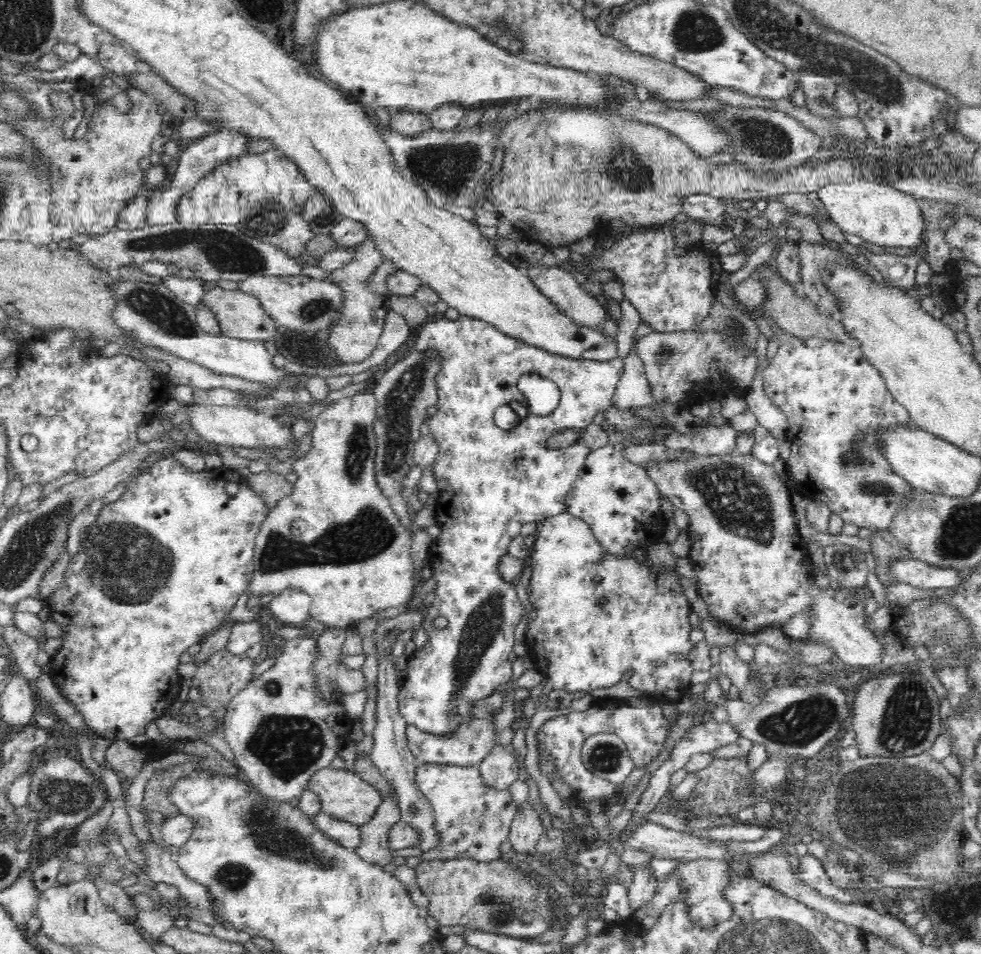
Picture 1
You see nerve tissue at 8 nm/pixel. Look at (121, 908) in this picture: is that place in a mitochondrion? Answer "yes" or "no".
no

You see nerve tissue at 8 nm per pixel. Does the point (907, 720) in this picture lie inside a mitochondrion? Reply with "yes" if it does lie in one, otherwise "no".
yes

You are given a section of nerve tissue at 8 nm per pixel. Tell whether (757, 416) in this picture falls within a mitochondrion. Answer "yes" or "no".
no

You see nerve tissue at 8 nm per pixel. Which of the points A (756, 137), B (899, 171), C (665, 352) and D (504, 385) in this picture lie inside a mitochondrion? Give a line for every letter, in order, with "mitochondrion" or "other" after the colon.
A: mitochondrion
B: other
C: mitochondrion
D: other

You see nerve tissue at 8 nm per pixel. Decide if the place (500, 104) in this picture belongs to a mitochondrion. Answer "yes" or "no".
no

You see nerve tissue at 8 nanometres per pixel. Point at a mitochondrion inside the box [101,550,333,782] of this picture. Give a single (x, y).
(273, 688)

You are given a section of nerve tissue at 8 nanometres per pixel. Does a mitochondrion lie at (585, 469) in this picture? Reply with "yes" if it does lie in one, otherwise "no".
no

